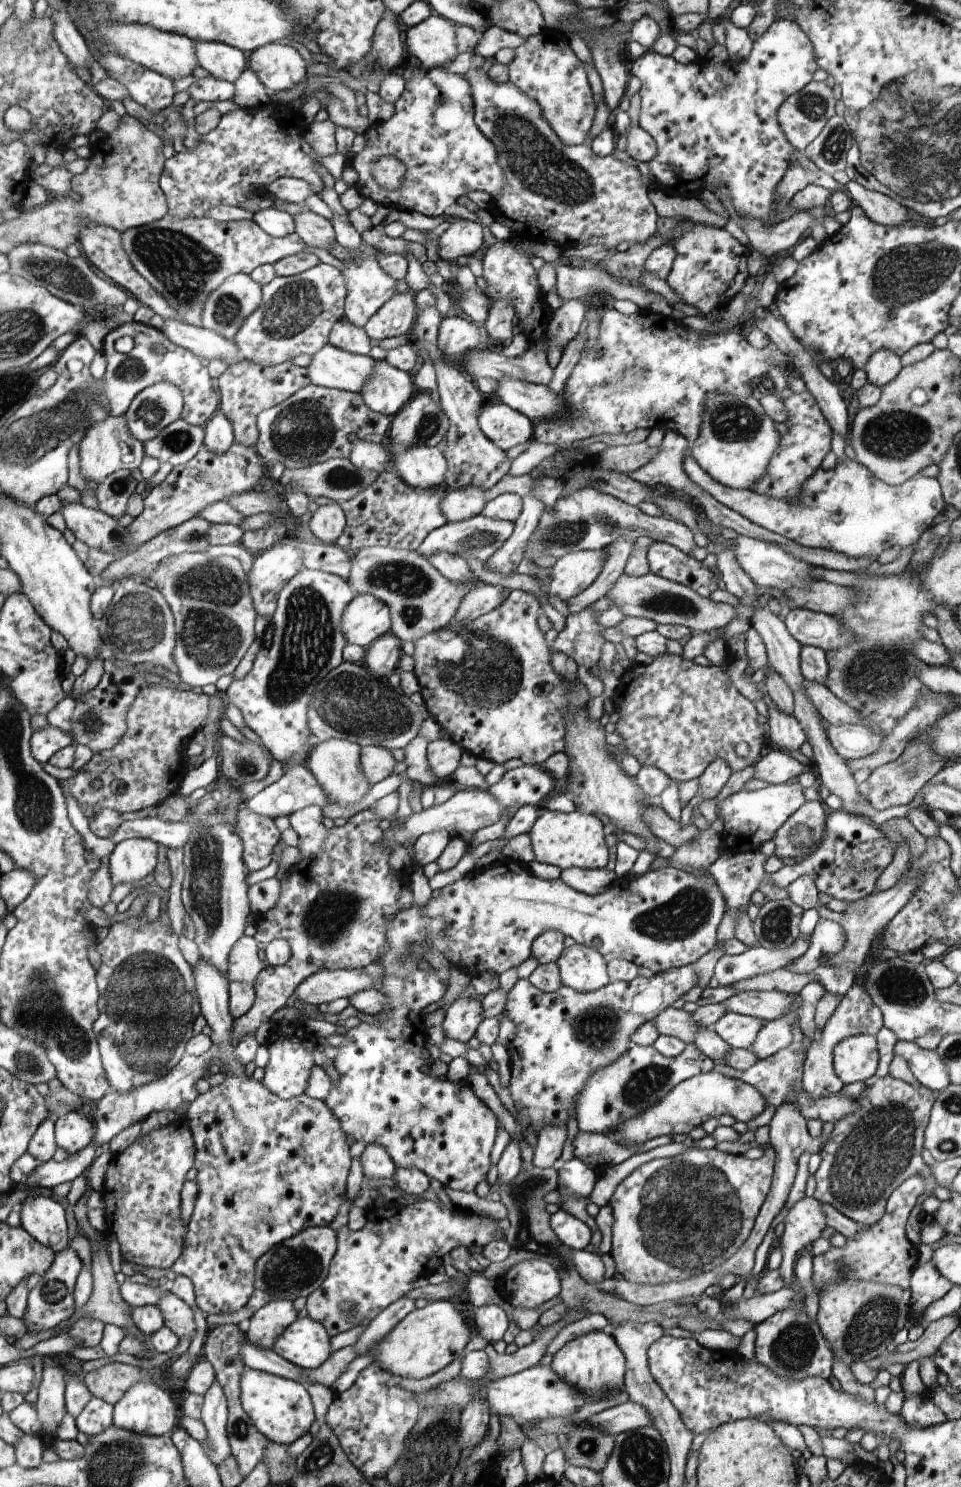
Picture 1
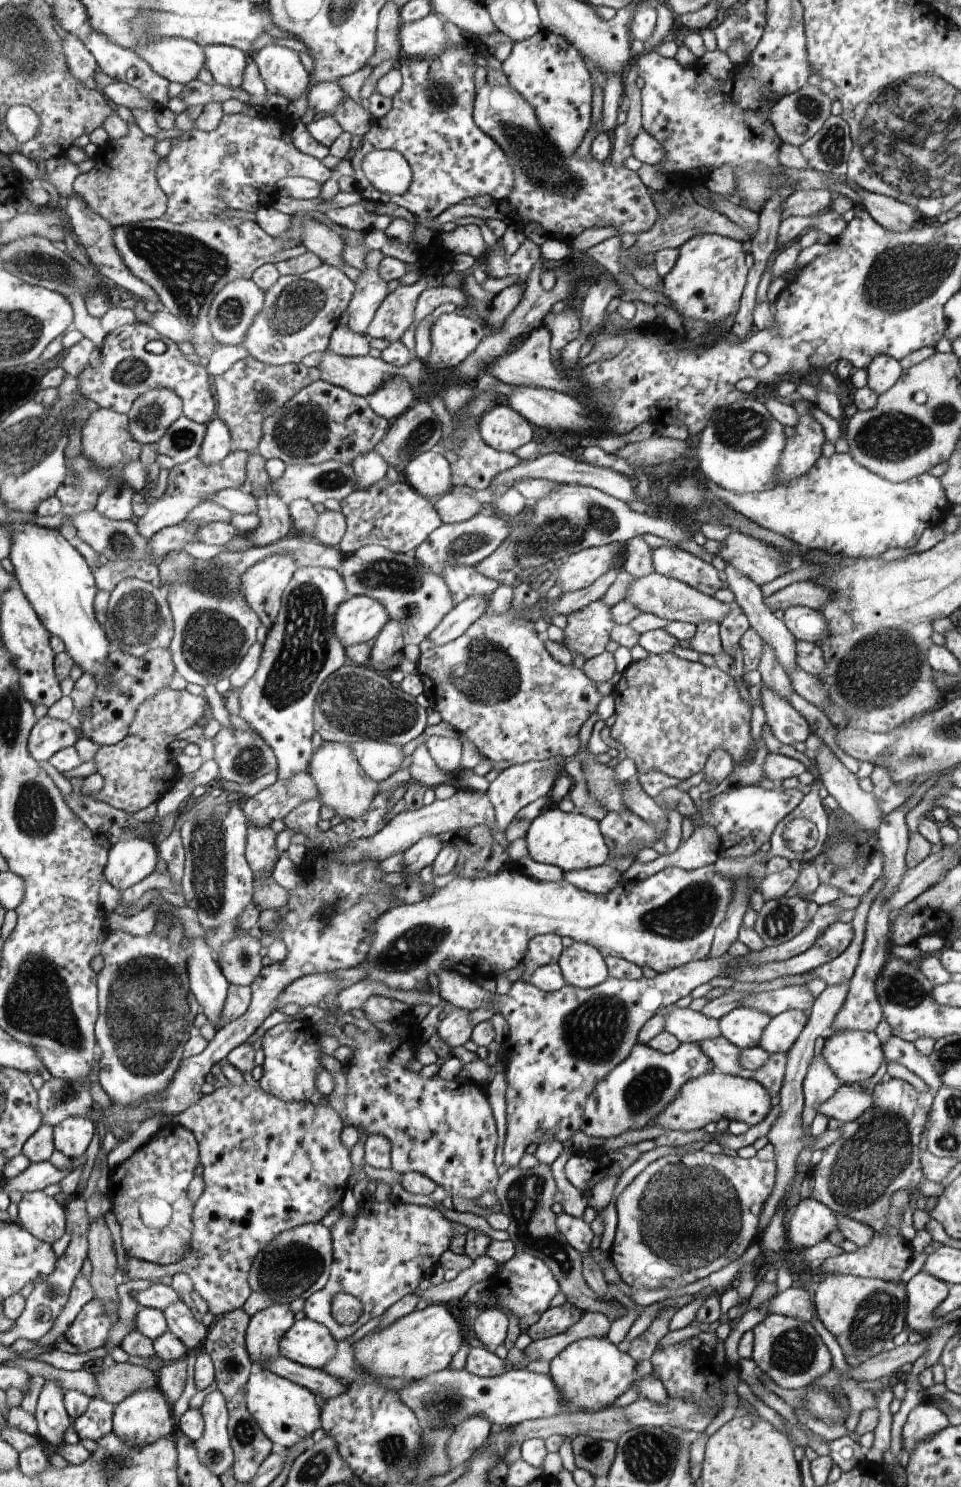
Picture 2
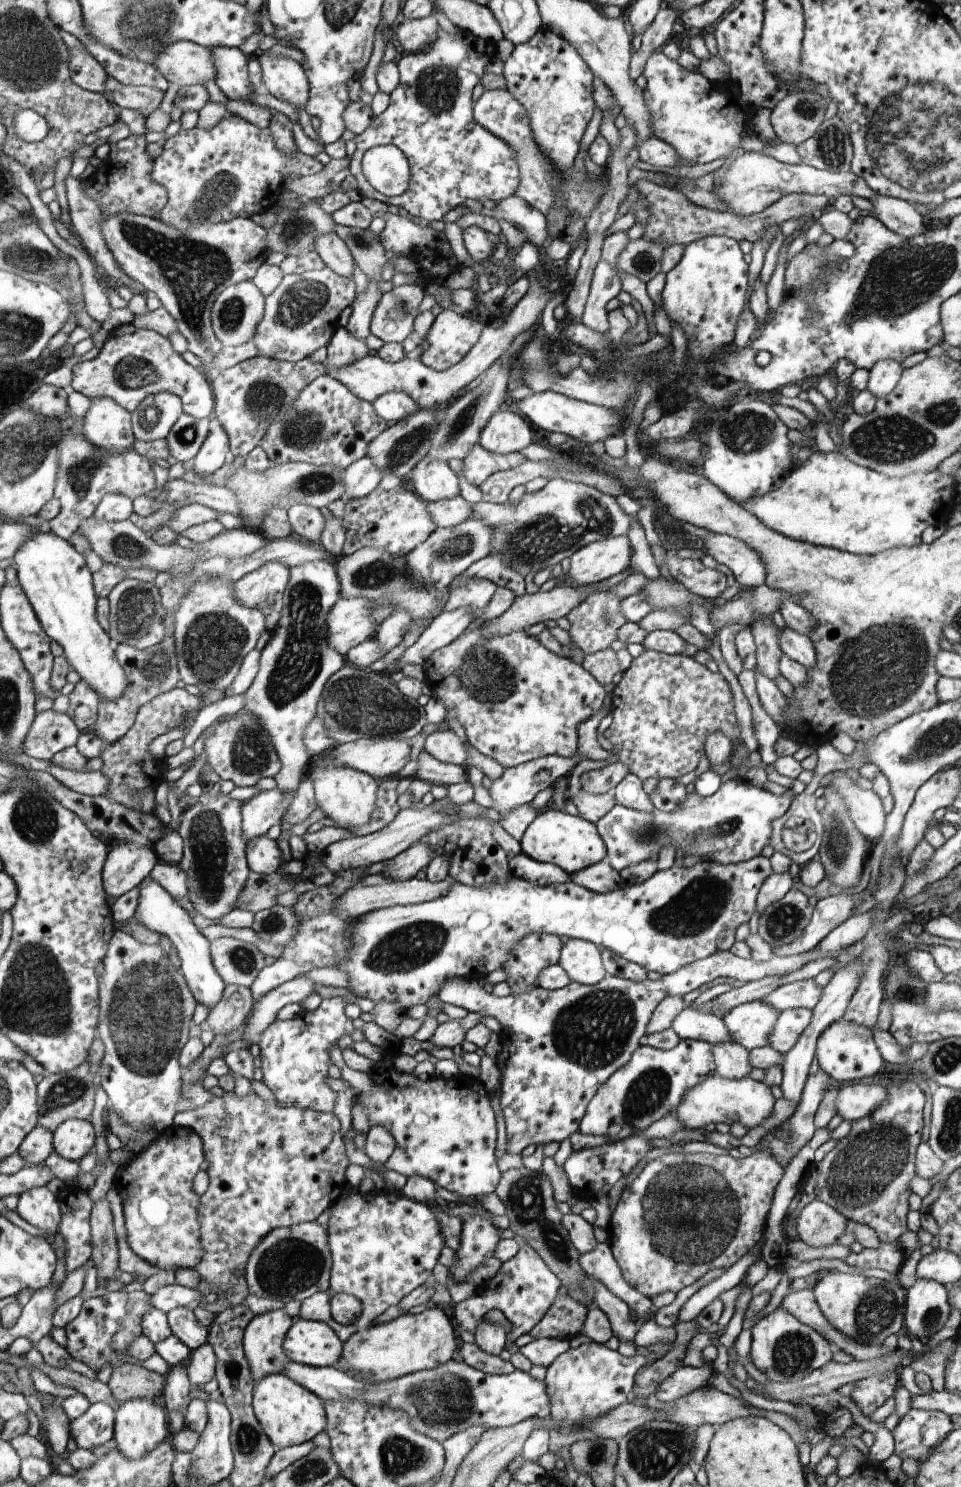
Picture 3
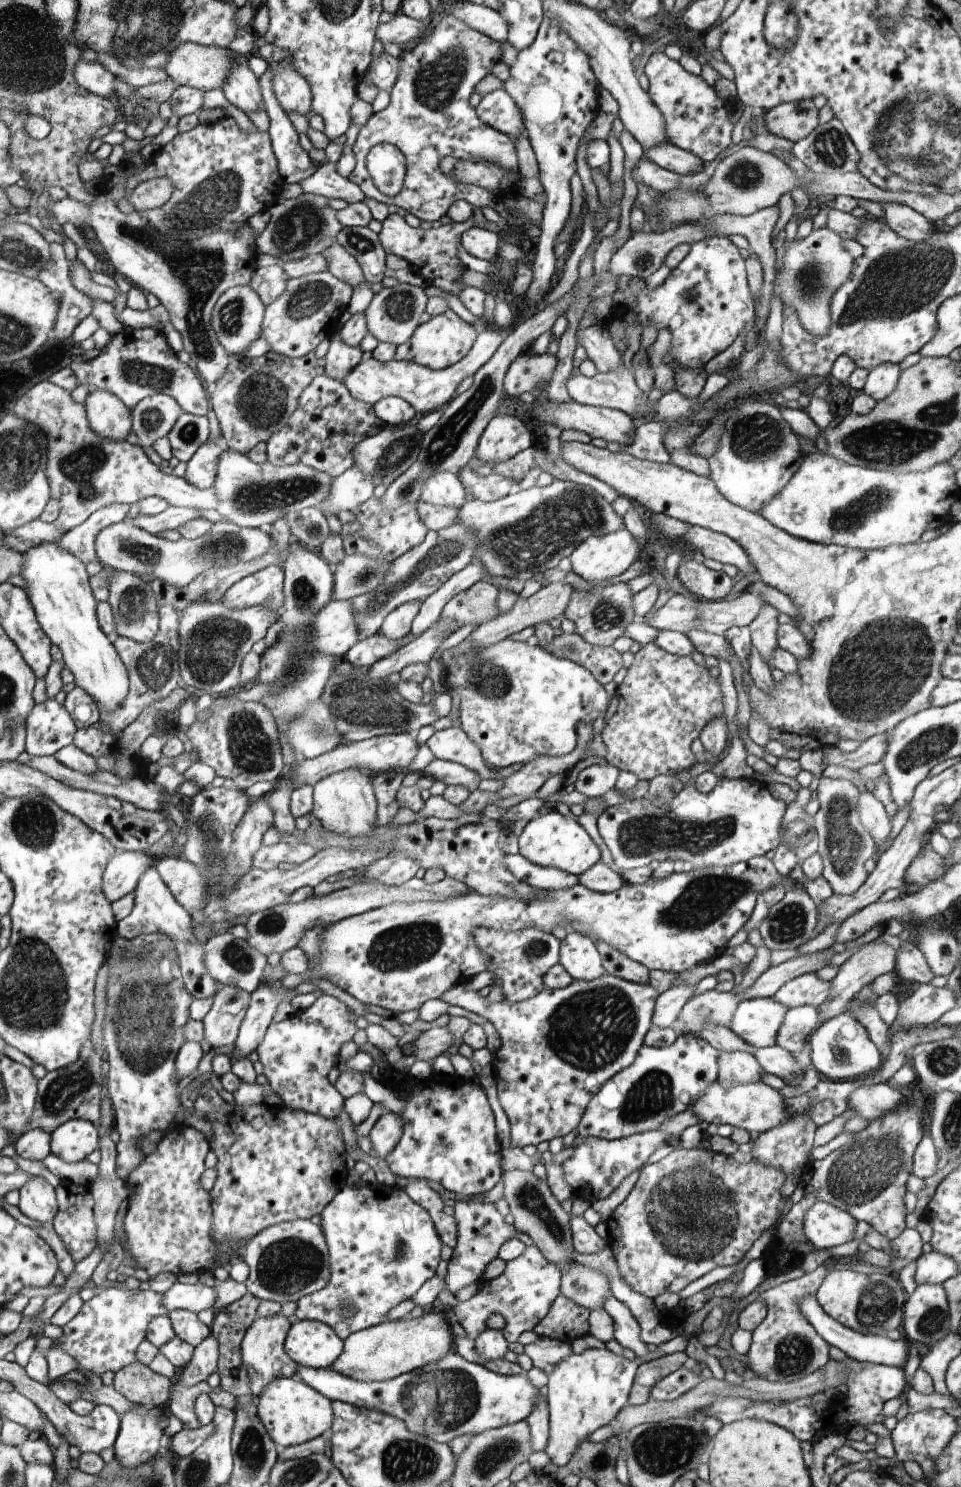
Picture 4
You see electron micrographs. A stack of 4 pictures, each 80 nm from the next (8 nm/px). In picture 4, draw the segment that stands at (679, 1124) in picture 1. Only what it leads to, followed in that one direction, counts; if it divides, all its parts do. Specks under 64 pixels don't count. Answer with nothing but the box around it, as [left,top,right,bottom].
[690,1082,800,1134]

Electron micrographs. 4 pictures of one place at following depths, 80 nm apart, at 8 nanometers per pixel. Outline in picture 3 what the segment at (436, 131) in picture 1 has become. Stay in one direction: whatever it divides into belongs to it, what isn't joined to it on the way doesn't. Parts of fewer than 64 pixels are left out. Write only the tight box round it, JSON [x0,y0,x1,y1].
[349,26,522,222]

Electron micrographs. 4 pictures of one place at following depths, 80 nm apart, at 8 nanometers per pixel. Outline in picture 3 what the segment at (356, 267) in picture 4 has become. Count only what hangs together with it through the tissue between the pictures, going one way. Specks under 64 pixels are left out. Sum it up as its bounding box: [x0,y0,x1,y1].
[312,232,356,278]

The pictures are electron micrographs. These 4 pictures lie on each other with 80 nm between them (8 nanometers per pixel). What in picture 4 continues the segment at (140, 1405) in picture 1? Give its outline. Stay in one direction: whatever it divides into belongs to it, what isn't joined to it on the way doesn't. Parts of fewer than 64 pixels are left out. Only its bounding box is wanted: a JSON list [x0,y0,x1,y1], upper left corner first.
[114,1404,165,1469]

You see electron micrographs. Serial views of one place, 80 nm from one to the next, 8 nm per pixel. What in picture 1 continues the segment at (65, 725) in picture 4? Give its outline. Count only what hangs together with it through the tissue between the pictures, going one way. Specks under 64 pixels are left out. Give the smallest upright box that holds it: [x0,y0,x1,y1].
[31,724,74,765]

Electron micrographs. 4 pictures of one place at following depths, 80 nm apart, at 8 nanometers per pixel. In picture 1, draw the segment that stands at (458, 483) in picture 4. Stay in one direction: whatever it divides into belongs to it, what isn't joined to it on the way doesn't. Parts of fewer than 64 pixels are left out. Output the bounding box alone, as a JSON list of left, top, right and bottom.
[390,446,447,489]

